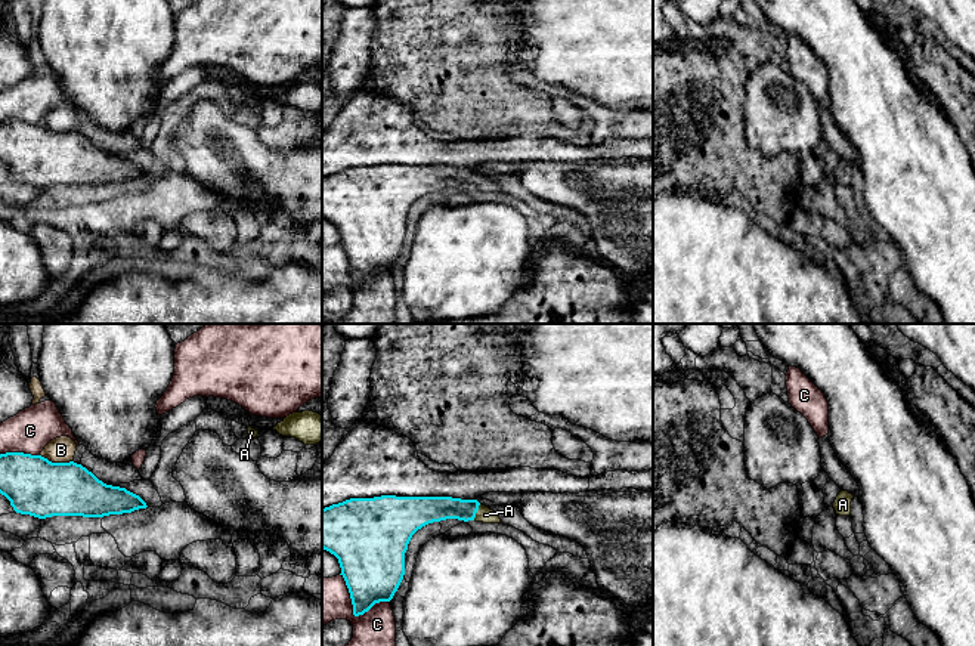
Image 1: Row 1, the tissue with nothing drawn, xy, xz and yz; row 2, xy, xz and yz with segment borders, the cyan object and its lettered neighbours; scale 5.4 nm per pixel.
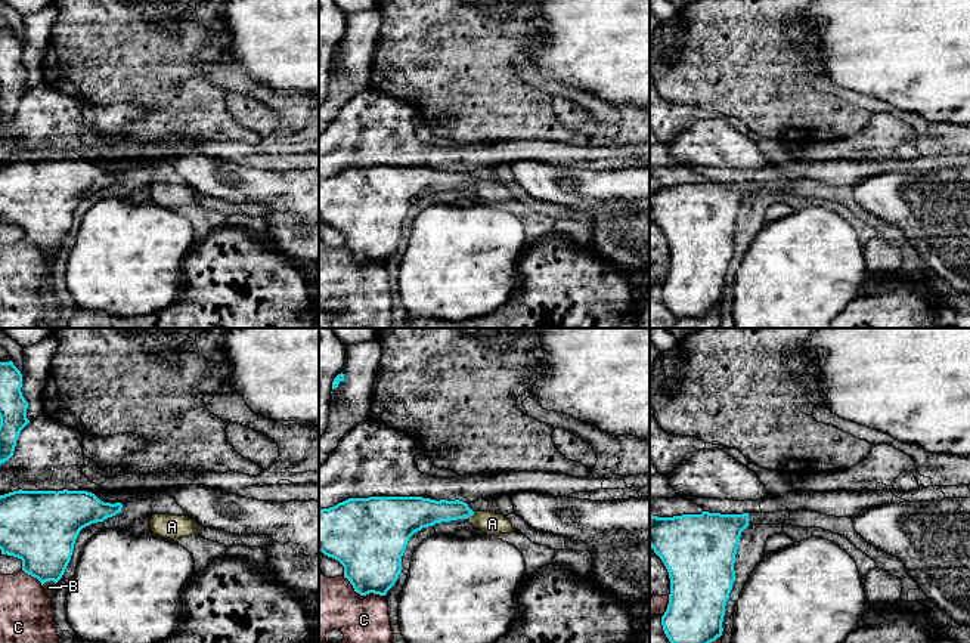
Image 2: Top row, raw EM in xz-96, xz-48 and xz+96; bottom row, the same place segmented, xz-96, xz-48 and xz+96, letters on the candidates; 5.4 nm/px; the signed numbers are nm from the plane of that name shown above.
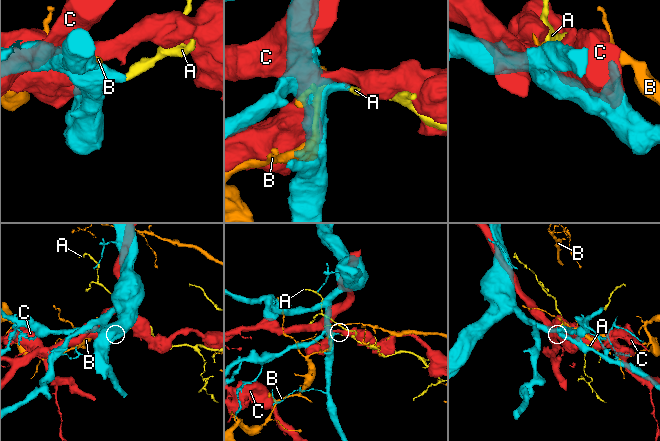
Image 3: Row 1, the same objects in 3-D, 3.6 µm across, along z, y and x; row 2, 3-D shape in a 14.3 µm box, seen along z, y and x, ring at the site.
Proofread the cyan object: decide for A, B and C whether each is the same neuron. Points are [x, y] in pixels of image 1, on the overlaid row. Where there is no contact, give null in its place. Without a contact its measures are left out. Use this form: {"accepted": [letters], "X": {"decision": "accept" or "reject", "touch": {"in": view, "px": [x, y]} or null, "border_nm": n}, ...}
{"accepted": ["A"], "A": {"decision": "accept", "touch": {"in": "xz", "px": [476, 512]}, "border_nm": 100}, "B": {"decision": "reject", "touch": {"in": "xy", "px": [56, 463]}, "border_nm": 180}, "C": {"decision": "reject", "touch": {"in": "xz", "px": [353, 612]}, "border_nm": 320}}

